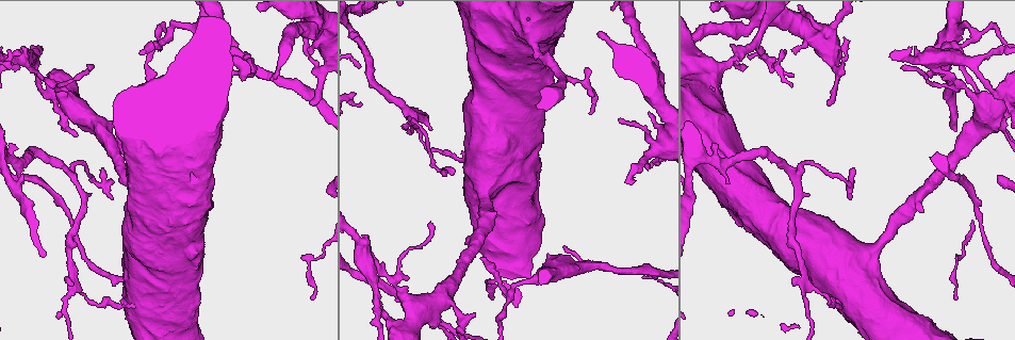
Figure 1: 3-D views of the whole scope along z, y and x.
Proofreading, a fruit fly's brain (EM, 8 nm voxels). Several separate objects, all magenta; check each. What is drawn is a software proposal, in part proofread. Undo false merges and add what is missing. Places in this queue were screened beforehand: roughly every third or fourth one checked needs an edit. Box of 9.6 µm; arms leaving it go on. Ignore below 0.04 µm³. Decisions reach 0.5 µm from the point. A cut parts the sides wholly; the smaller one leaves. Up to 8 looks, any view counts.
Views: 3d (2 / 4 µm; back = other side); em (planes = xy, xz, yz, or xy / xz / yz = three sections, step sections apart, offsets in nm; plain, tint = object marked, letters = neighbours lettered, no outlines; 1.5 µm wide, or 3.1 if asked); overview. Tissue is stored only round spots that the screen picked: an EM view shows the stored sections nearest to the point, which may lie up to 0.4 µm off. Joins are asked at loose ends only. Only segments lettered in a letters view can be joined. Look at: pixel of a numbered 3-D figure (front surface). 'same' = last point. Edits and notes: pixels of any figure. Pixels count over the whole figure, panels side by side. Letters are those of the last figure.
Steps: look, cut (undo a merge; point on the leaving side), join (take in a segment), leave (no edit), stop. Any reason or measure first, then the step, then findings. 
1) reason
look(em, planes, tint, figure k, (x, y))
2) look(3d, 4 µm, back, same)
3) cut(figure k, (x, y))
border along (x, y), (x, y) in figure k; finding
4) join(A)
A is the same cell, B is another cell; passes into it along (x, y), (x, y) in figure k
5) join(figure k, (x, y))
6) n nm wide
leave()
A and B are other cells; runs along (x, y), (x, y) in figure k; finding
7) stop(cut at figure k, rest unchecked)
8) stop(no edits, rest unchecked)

look(em, planes, letters, figure 1, (103, 169))

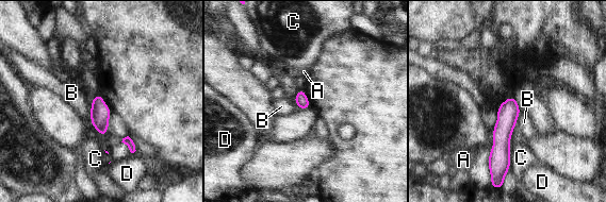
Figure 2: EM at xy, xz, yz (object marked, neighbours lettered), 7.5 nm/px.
100 nm wide
leave()
A, B, C and D are other cells; none of them fits

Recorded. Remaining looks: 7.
tapers out
look(em, planes, tint, figure 1, (90, 69))

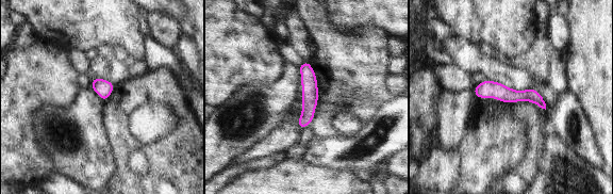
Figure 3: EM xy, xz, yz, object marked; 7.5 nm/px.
look(em, planes, letters, same)

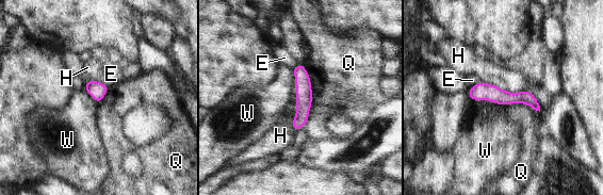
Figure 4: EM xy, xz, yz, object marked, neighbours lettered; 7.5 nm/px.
H touches over 360 nm
leave()
E, H, Q and W are other cells; border along (303, 64), (310, 80), (312, 101) in figure 4; no lettered segment goes on from it

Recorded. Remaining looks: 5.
calibre changes
look(em, yz, step 4, tint, figure 1, (829, 30))

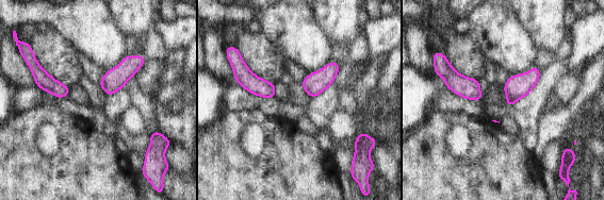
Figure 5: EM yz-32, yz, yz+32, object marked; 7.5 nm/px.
another direction
look(em, planes, tint, same)

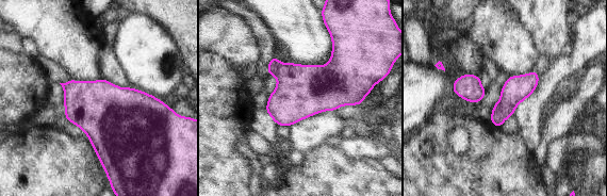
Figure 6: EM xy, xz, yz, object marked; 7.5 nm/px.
see the neighbours
look(em, planes, letters, same)

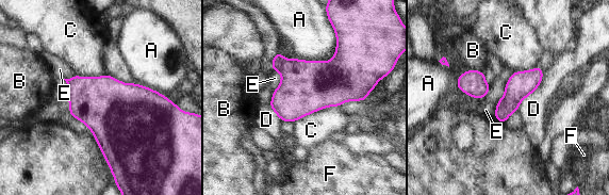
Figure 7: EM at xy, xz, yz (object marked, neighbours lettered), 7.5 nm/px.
400 nm wide
leave()
A, B, C, D, E and F are other cells; border along (338, 107), (319, 109), (293, 123) in figure 7; all the same neuron

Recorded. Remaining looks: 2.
stop(no edits, rest unchecked)

